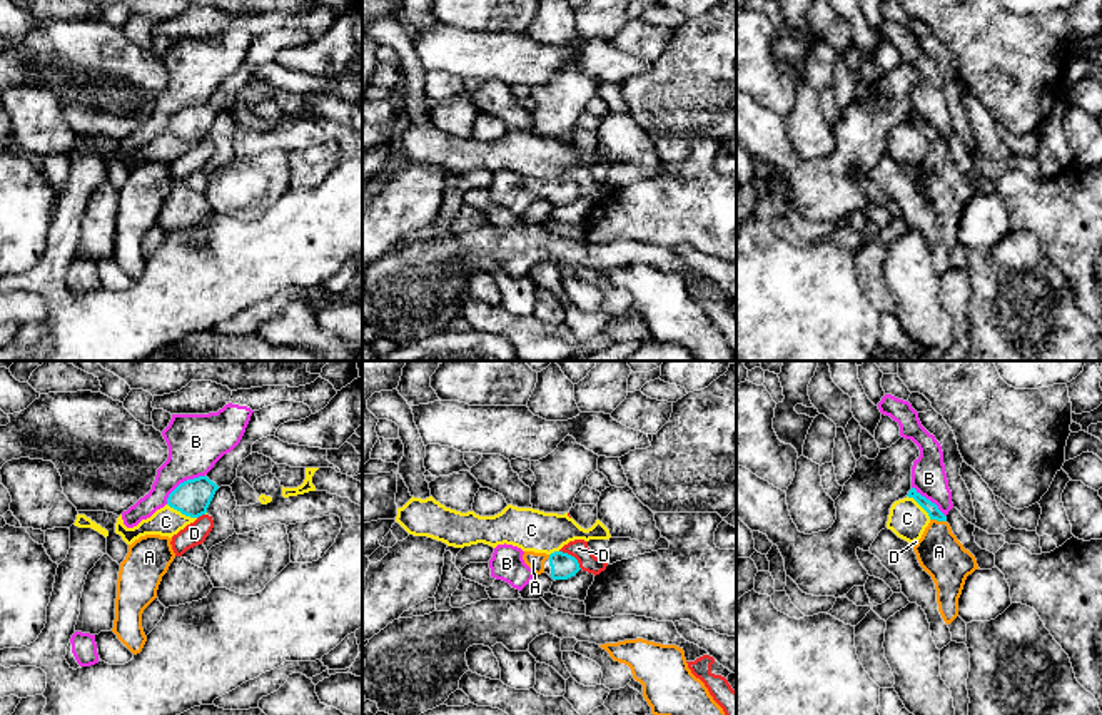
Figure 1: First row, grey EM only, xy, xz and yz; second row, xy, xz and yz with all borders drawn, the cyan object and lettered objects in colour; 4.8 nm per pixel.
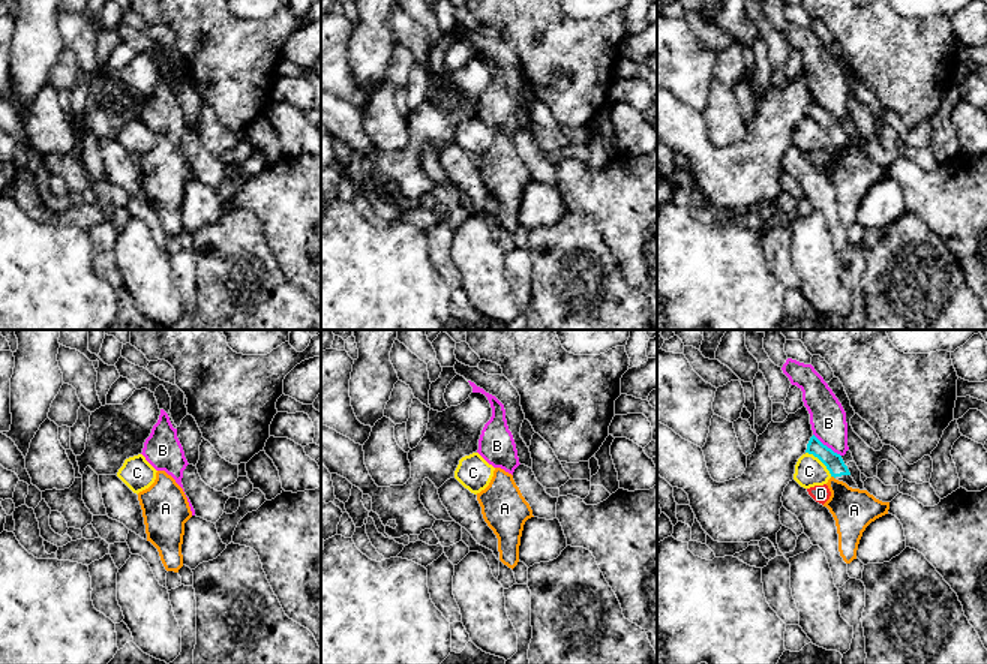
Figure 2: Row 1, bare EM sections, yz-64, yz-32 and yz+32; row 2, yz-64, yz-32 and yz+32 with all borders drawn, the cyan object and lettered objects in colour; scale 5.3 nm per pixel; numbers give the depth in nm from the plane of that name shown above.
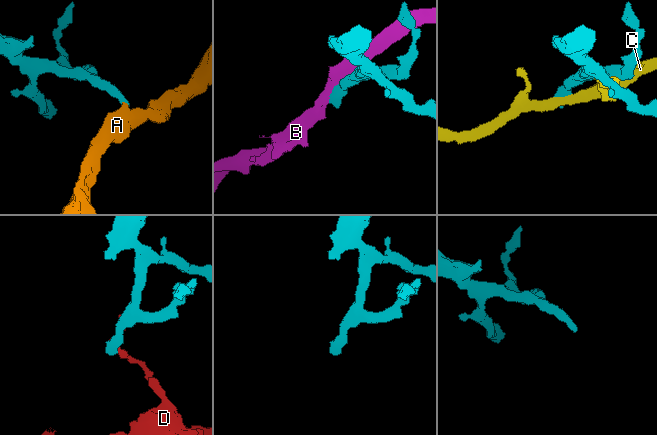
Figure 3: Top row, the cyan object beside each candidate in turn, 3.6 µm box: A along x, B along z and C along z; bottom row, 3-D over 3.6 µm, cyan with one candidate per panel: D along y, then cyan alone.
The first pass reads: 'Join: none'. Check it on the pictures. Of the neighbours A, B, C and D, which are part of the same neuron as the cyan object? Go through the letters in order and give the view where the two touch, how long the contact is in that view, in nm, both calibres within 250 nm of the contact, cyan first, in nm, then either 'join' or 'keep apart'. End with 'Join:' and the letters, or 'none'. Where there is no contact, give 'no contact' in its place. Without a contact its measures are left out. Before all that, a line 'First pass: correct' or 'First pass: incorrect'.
First pass: incorrect
A: yz | 80 nm | 60/220 nm | join
B: xy | 240 nm | 170/280 nm | keep apart
C: xy | 160 nm | 170/140 nm | keep apart
D: xz | 140 nm | 120/90 nm | keep apart
Join: A

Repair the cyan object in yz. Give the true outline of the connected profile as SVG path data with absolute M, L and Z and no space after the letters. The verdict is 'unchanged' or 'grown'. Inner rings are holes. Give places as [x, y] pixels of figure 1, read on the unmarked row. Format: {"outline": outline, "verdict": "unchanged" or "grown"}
{"outline": "M915 114L907 122L913 124L930 142L930 149L913 177L923 197L932 202L938 237L943 247L950 251L958 242L958 224L967 202L978 195L977 185L952 159L947 142L935 129Z", "verdict": "grown"}

